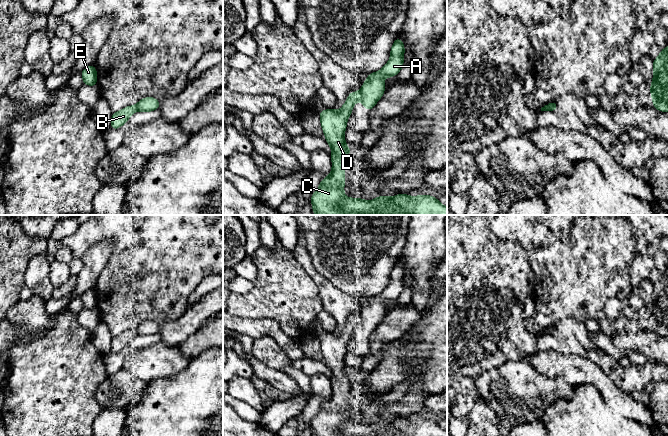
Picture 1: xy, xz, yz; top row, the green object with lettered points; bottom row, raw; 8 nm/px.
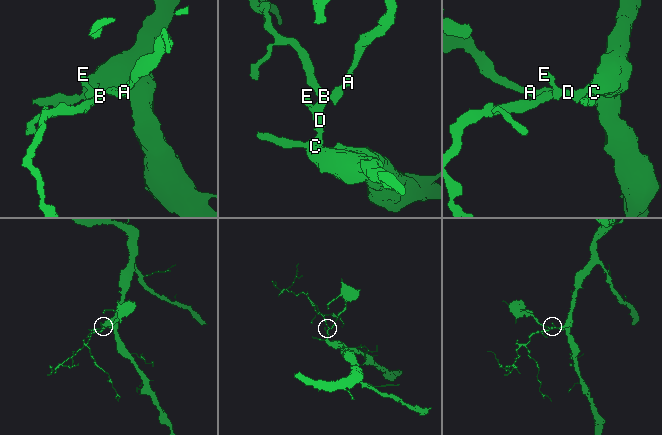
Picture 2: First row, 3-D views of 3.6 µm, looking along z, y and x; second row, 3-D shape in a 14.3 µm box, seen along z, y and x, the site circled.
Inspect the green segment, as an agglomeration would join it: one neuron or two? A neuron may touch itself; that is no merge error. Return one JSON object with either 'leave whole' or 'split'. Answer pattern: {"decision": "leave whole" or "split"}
{"decision": "split"}

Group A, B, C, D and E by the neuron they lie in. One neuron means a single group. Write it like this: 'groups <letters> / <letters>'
groups A / B C D E

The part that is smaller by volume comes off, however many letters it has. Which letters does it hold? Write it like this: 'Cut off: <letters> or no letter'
Cut off: A

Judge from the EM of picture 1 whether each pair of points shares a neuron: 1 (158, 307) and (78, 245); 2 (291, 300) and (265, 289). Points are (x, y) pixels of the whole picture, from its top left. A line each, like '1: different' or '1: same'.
1: same
2: same

